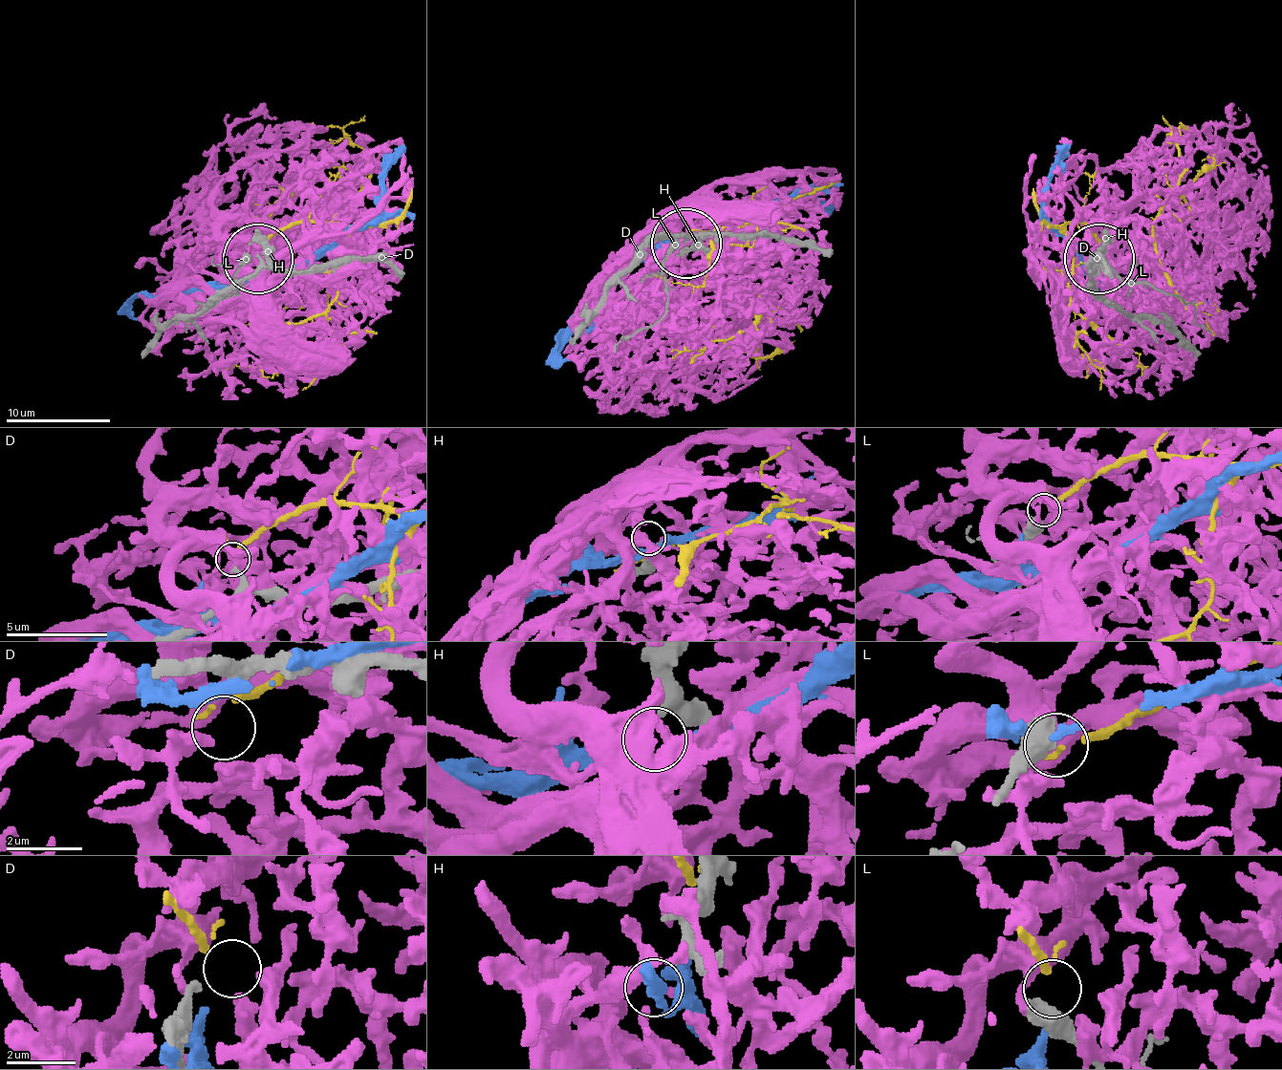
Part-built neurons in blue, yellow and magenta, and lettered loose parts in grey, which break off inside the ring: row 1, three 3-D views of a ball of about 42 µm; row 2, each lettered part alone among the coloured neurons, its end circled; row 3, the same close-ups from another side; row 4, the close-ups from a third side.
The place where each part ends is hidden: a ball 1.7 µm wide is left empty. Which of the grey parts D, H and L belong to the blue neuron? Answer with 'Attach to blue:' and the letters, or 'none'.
Attach to blue: none

